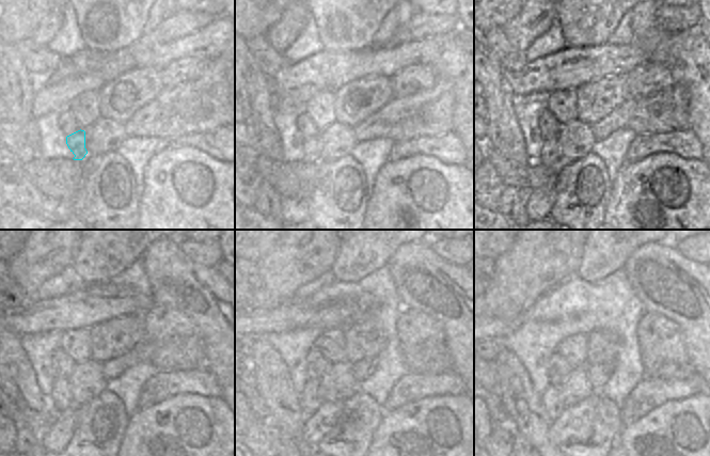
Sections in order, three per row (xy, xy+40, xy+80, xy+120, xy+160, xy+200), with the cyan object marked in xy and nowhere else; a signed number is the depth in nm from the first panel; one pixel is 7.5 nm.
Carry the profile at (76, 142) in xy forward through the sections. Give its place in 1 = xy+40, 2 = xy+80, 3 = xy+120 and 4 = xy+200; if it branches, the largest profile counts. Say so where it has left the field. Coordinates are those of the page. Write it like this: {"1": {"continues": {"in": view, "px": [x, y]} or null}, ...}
{"1": {"continues": {"in": "xy+40", "px": [312, 146]}}, "2": {"continues": {"in": "xy+80", "px": [550, 153]}}, "3": {"continues": {"in": "xy+120", "px": [62, 395]}}, "4": {"continues": {"in": "xy+200", "px": [551, 398]}}}

